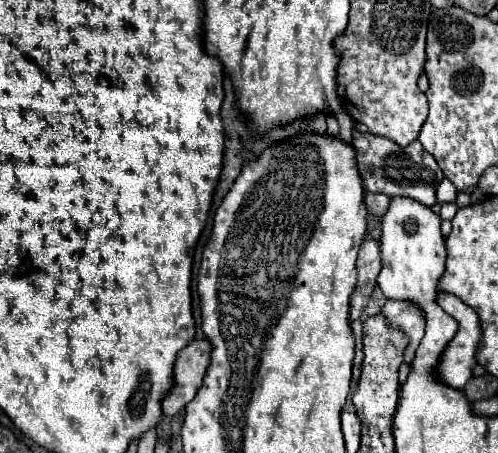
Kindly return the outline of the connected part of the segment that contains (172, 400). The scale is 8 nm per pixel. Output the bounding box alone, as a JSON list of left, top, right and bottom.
[162,340,212,416]

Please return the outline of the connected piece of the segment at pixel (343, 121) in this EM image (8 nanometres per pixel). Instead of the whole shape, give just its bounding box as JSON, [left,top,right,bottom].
[336,110,352,142]

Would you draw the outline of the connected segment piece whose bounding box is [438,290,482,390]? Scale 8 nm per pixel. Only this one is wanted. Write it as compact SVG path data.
M442 290L438 296L438 304L460 324L458 334L444 352L444 362L440 362L440 378L444 380L444 384L460 390L470 380L472 368L478 364L476 362L476 354L480 348L478 342L482 342L480 318L458 296L452 296Z

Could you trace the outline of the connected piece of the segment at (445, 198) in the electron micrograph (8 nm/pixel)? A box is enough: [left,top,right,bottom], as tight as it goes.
[436,178,458,204]

